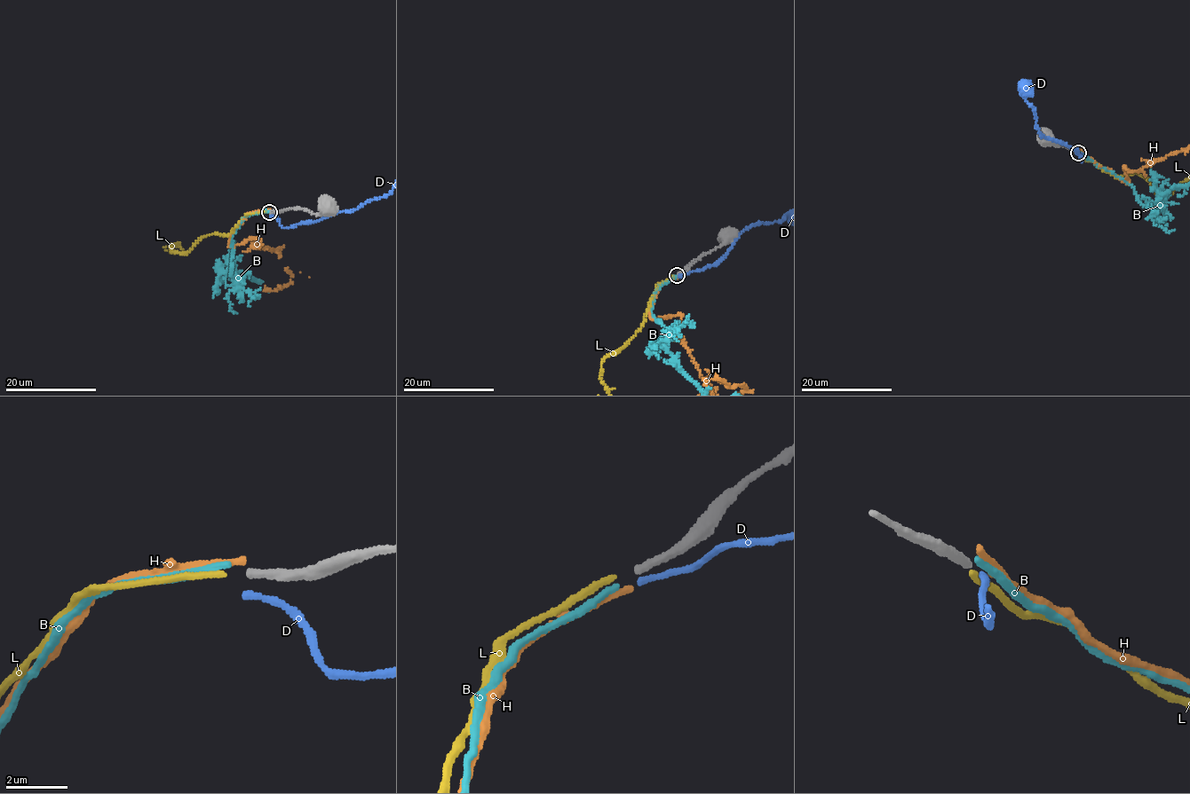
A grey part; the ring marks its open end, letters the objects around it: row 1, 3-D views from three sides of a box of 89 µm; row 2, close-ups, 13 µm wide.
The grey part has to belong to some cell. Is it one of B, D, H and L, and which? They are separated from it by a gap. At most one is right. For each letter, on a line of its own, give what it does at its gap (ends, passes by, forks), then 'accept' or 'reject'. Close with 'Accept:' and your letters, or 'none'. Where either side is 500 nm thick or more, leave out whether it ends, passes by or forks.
B: it ends there; reject
D: it ends there; reject
H: it ends there; reject
L: it ends there; accept
Accept: L

